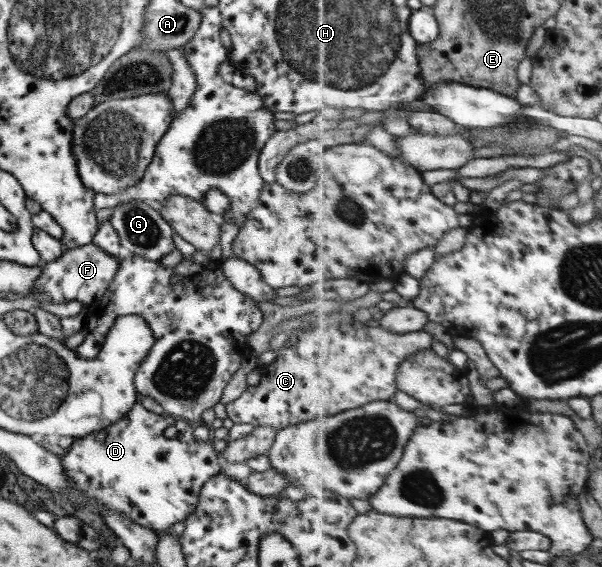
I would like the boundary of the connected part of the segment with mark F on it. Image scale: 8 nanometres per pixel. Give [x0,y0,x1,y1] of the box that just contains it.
[33,243,119,304]

